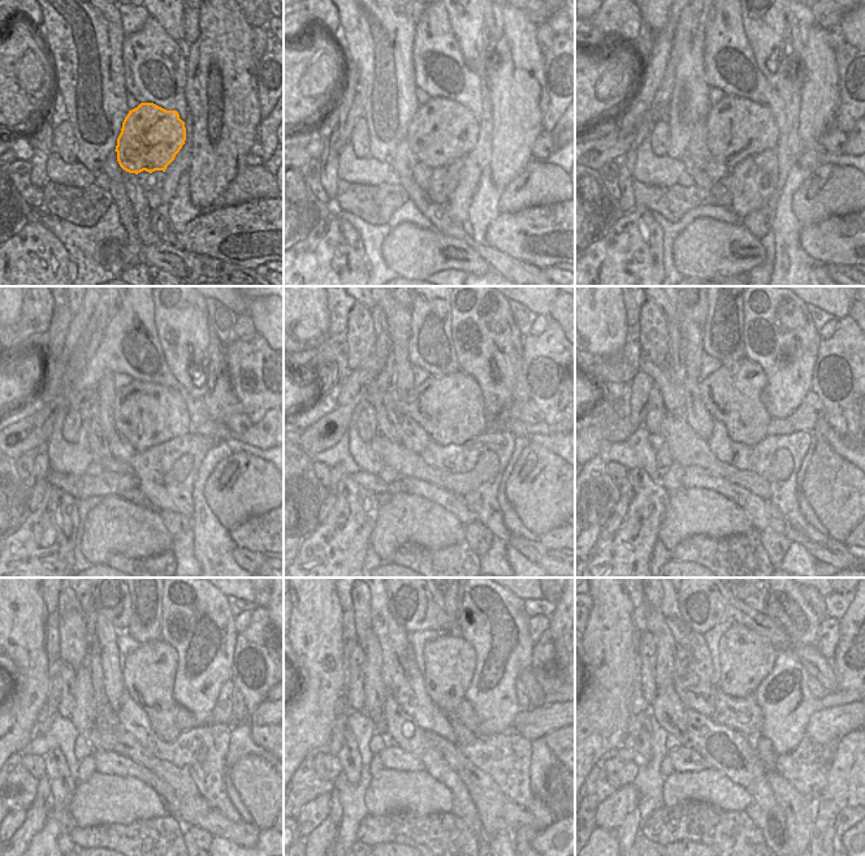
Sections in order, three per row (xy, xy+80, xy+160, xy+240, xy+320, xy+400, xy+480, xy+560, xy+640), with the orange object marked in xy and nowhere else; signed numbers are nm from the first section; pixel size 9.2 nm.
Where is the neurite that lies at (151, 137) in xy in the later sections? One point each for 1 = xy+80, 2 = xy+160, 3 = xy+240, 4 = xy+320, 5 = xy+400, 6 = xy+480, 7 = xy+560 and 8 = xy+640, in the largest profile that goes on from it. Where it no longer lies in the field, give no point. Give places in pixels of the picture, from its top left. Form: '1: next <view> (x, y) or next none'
1: next xy+80 (441, 132)
2: next xy+160 (735, 126)
3: next xy+240 (146, 414)
4: next xy+320 (450, 409)
5: next xy+400 (731, 394)
6: next xy+480 (148, 673)
7: next xy+560 (449, 661)
8: next xy+640 (747, 657)

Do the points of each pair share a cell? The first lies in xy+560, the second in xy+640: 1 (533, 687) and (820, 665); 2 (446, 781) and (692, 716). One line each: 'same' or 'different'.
1: same
2: same

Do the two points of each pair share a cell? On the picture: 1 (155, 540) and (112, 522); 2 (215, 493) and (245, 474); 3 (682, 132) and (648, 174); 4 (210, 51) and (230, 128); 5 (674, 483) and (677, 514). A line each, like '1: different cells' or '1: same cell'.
1: same cell
2: same cell
3: different cells
4: same cell
5: different cells

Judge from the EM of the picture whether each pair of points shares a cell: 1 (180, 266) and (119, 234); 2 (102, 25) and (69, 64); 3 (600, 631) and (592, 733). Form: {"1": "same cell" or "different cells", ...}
{"1": "different cells", "2": "same cell", "3": "same cell"}

